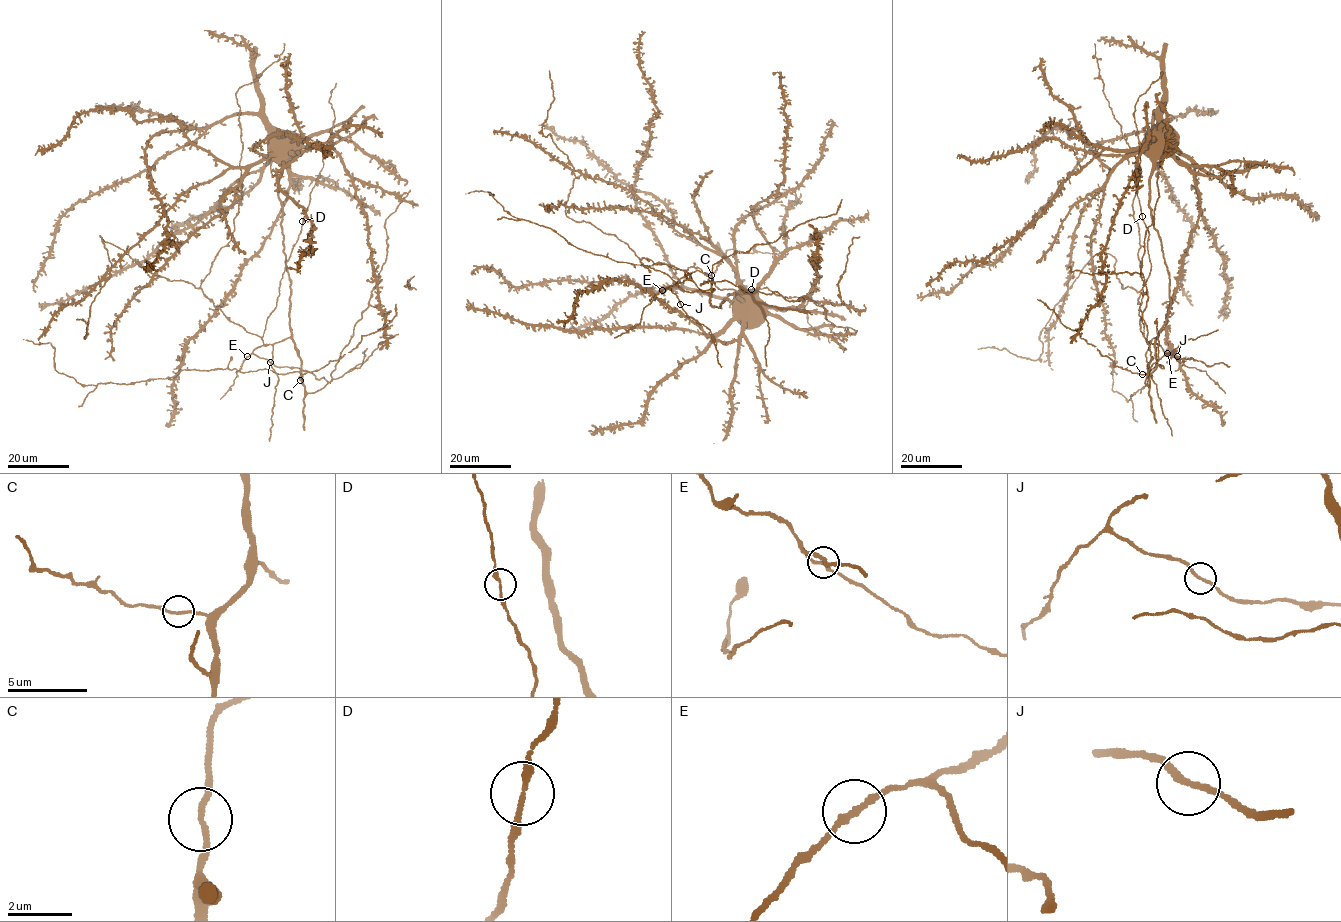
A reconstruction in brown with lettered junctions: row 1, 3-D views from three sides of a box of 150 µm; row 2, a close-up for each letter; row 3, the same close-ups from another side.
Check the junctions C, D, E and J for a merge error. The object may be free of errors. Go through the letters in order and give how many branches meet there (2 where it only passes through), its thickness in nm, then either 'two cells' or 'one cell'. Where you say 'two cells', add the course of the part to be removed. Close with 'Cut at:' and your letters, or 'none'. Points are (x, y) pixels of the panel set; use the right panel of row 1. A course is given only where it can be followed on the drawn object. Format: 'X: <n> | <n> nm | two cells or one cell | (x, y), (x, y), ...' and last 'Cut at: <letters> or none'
C: 2 | 160 nm | one cell
D: 2 | 180 nm | one cell
E: 2 | 180 nm | one cell
J: 2 | 180 nm | one cell
Cut at: none

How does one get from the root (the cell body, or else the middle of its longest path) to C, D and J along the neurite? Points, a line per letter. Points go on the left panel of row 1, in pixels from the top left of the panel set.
C: (273, 142), (274, 160), (281, 167), (279, 200), (283, 253), (291, 283), (289, 323), (301, 361), (300, 379)
D: (273, 142), (281, 167), (279, 200), (291, 334), (265, 344), (266, 319), (276, 306), (302, 221)
J: (273, 142), (274, 160), (281, 167), (279, 200), (291, 283), (291, 334), (253, 352), (270, 362)

